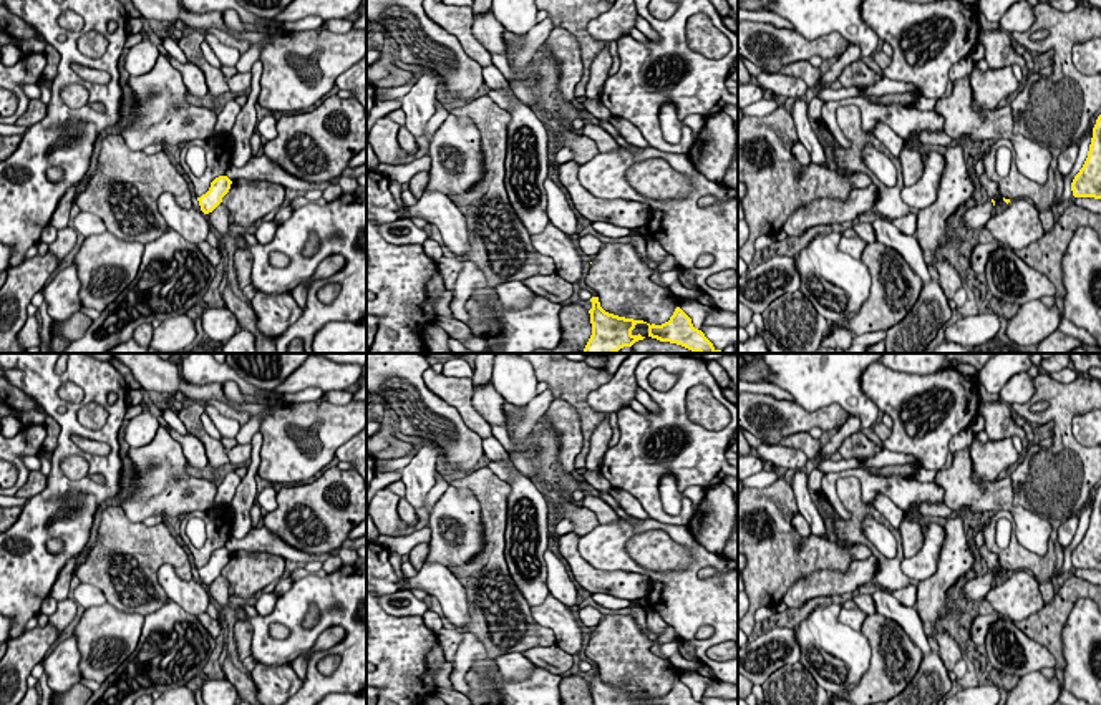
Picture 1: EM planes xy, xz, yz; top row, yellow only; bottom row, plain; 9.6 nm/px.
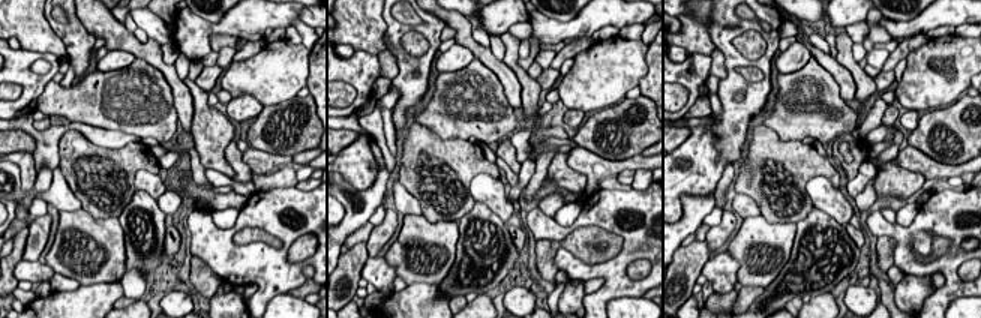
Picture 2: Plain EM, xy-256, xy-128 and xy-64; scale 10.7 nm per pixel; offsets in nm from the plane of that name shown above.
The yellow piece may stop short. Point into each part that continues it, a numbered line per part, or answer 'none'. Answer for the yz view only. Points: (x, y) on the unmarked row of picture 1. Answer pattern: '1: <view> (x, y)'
1: yz (975, 589)

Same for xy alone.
none

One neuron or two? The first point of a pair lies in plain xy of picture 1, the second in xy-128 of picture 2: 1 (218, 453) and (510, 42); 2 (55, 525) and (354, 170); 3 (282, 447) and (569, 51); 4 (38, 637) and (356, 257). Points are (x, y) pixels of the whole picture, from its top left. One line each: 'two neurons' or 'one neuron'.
1: one neuron
2: one neuron
3: two neurons
4: one neuron

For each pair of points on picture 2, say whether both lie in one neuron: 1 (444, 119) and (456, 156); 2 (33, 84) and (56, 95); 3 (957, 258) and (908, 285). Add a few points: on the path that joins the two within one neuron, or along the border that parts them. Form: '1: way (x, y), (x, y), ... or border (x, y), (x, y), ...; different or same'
1: border (419, 122), (441, 138), (450, 140); different
2: border (51, 80), (39, 96), (36, 108); different
3: border (903, 273), (927, 275), (930, 278); different

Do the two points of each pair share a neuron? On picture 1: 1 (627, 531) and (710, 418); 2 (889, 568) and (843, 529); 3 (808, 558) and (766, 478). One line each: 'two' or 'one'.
1: two
2: one
3: two

